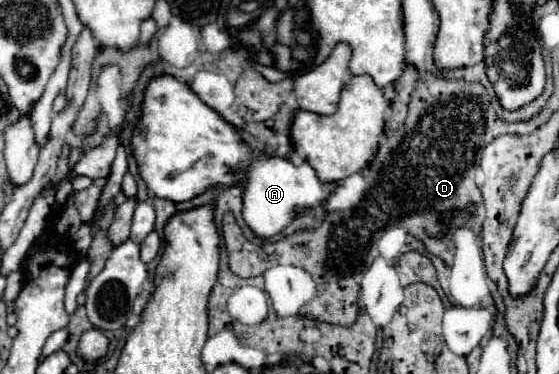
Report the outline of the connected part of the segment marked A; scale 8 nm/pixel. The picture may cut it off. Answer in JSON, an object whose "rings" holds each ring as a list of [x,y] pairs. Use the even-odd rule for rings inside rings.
{"rings":[[[173,76],[151,80],[143,102],[143,116],[133,134],[133,152],[149,192],[163,200],[187,202],[213,186],[241,186],[243,220],[261,240],[283,232],[299,212],[325,206],[337,186],[335,182],[321,182],[307,162],[295,166],[287,158],[255,148],[233,124],[207,108],[185,82]],[[237,172],[241,176],[239,182],[235,180]]]}

